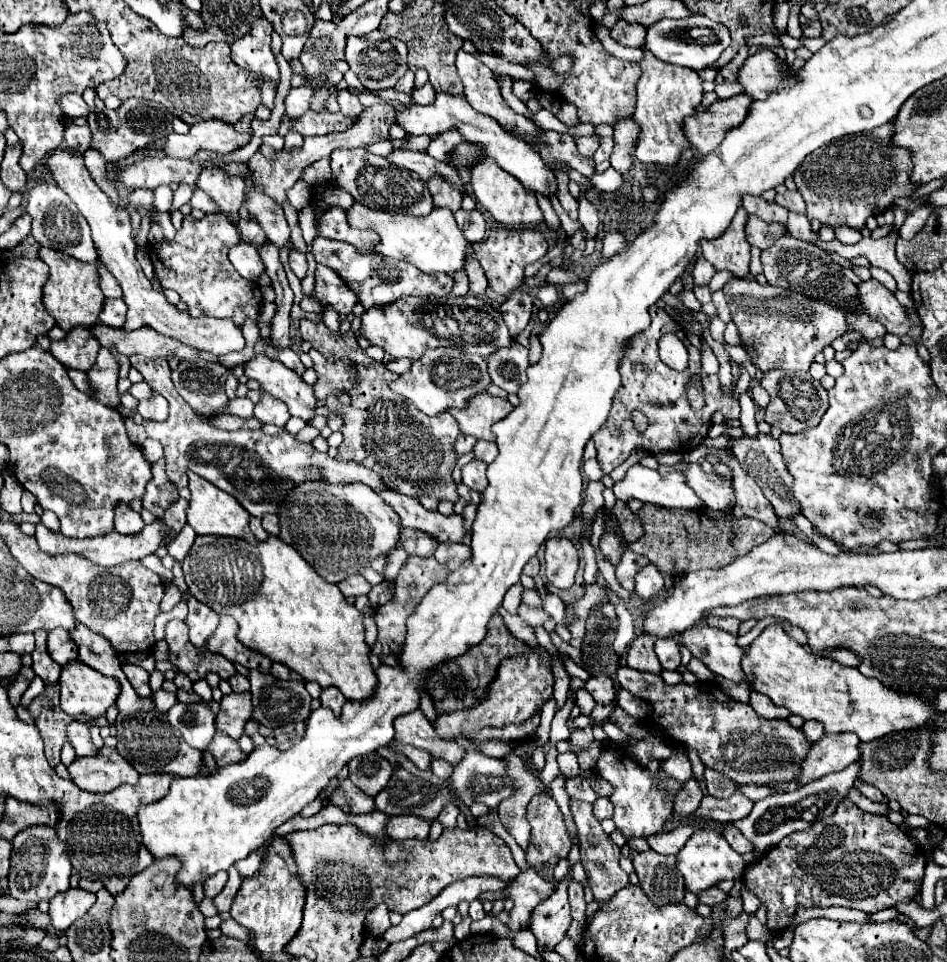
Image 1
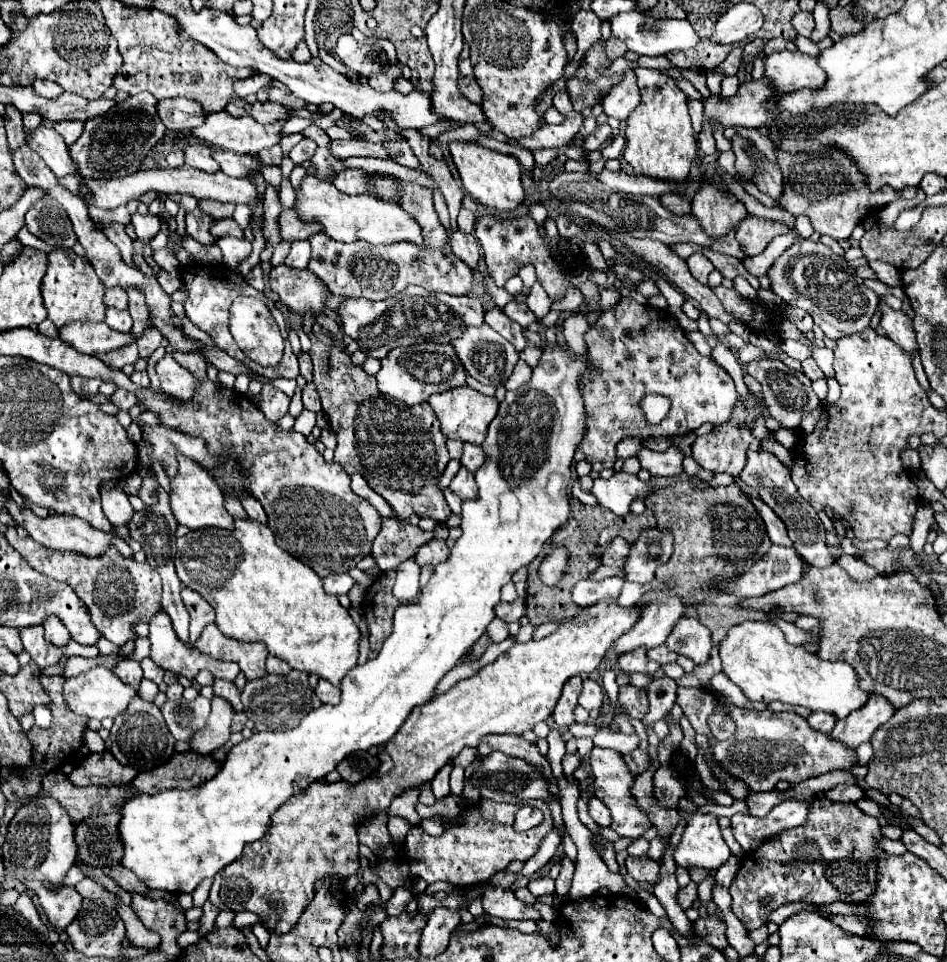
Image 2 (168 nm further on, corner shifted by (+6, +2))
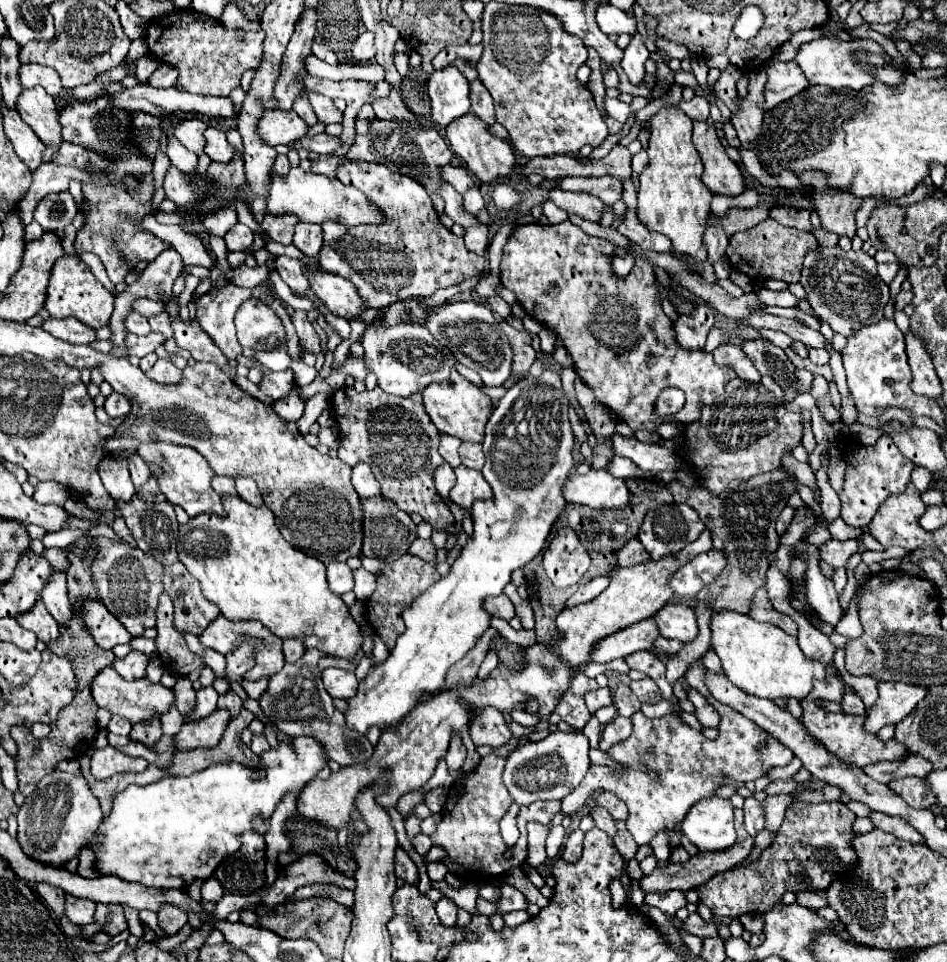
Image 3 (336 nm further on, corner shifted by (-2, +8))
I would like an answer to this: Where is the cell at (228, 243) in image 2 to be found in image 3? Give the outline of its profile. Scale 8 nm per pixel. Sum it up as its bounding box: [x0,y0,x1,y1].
[225,223,253,251]

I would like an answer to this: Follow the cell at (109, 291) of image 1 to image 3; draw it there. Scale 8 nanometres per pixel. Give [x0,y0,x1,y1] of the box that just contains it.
[133,299,163,317]

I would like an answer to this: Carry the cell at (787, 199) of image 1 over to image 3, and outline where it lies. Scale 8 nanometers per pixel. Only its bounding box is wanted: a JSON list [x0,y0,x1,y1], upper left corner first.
[731,69,767,147]

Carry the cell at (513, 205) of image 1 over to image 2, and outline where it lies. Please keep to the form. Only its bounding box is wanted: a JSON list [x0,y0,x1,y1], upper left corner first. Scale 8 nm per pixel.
[449,143,525,211]

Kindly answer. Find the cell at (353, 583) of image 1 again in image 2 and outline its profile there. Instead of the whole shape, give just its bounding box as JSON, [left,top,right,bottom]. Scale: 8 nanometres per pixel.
[323,571,355,595]

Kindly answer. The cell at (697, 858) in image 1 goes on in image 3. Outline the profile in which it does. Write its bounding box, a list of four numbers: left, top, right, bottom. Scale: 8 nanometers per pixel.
[681,795,735,851]

